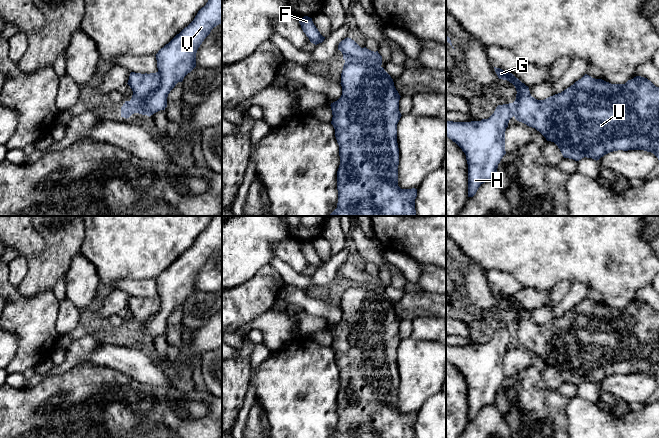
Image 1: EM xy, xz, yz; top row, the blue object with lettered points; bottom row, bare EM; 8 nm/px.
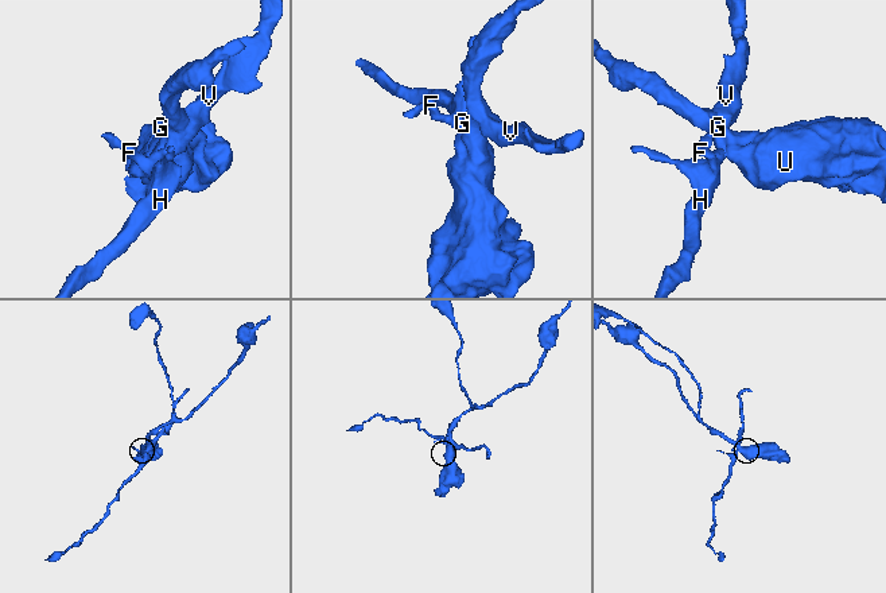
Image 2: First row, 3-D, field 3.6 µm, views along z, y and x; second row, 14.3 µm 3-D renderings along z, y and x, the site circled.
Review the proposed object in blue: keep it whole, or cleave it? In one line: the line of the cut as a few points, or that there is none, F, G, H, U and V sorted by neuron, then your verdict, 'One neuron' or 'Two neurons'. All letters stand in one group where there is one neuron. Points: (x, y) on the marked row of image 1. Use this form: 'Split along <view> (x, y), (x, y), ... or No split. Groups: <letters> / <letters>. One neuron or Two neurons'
Split along xy (158, 71), (160, 84), (137, 103), (137, 112). Groups: F H V / G U. Two neurons

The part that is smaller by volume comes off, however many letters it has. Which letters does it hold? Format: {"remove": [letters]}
{"remove": ["F", "H", "V"]}

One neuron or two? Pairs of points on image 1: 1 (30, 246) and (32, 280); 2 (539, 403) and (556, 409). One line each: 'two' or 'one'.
1: two
2: one

